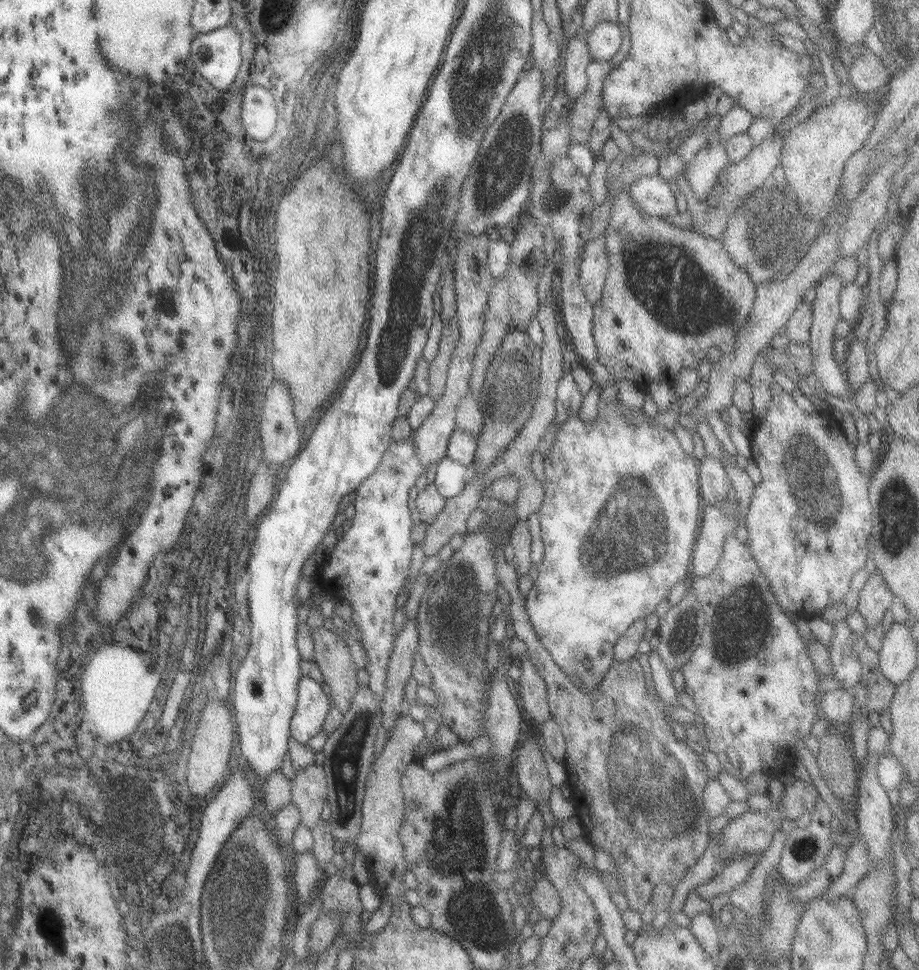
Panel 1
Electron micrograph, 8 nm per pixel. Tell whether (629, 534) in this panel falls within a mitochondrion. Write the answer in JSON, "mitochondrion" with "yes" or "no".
{"mitochondrion":"yes"}

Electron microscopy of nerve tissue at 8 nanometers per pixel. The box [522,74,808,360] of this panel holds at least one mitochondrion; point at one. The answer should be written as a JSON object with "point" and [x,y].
{"point":[664,306]}

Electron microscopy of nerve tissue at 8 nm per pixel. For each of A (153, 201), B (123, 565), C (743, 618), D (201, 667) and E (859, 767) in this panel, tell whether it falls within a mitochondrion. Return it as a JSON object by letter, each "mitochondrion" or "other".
{"A":"other","B":"other","C":"mitochondrion","D":"mitochondrion","E":"other"}

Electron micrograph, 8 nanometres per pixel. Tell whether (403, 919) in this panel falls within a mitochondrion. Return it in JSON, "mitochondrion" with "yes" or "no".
{"mitochondrion":"no"}

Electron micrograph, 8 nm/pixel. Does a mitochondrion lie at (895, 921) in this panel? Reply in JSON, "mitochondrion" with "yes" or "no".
{"mitochondrion":"no"}

